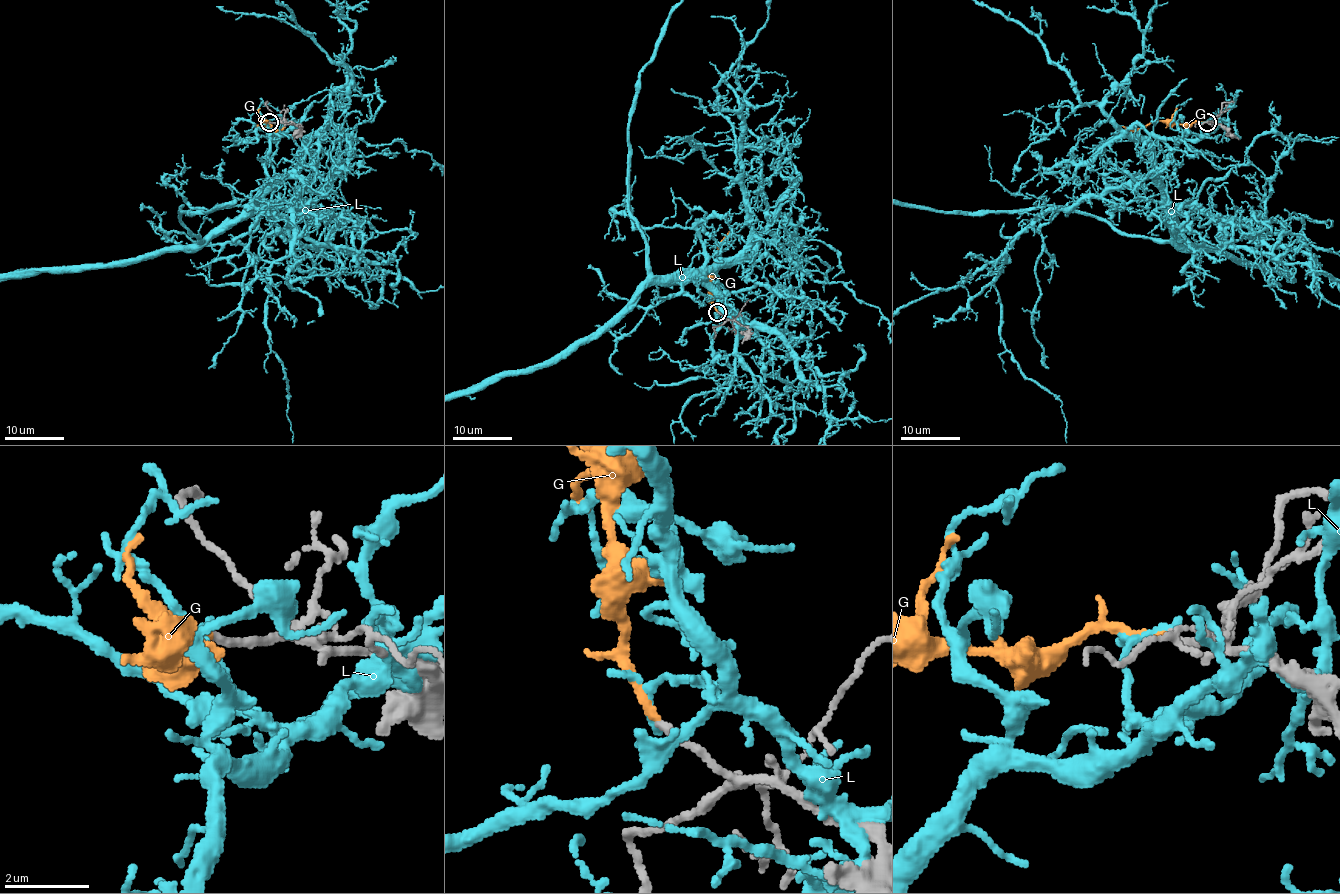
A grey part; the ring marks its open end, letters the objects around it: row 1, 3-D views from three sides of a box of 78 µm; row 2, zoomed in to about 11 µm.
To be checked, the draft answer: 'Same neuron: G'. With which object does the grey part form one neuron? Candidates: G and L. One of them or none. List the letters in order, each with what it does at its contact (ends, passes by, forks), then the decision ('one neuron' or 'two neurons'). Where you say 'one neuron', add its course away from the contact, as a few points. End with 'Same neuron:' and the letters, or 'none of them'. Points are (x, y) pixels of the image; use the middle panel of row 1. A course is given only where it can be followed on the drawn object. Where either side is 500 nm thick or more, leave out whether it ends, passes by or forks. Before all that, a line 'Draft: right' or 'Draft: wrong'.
Draft: right
G: it ends there; one neuron
L: it passes by; two neurons
Same neuron: G

